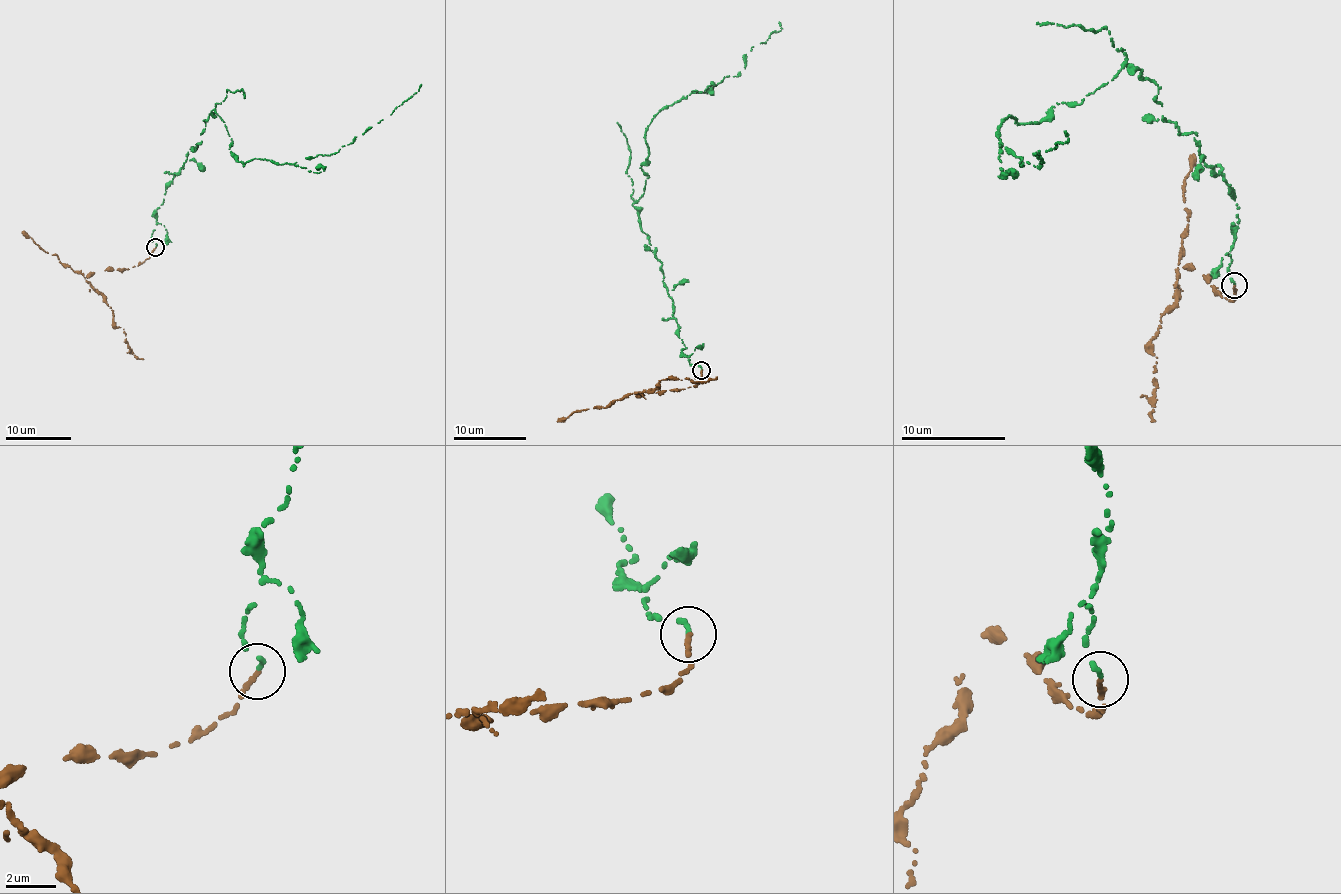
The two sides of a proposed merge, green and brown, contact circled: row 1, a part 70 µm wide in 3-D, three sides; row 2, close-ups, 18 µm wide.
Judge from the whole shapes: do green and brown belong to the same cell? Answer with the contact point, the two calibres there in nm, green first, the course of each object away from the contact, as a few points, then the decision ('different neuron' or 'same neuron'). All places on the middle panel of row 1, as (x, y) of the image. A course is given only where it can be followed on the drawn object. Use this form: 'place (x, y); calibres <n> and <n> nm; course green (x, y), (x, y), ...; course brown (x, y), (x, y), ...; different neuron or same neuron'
place (701, 370); calibres 200 and 220 nm; course green (701, 369), (681, 352), (635, 206), (646, 133), (660, 111), (737, 76), (779, 21); course brown (701, 369), (702, 377), (694, 386), (635, 394), (655, 387), (665, 378), (685, 377), (702, 383), (717, 376); different neuron

